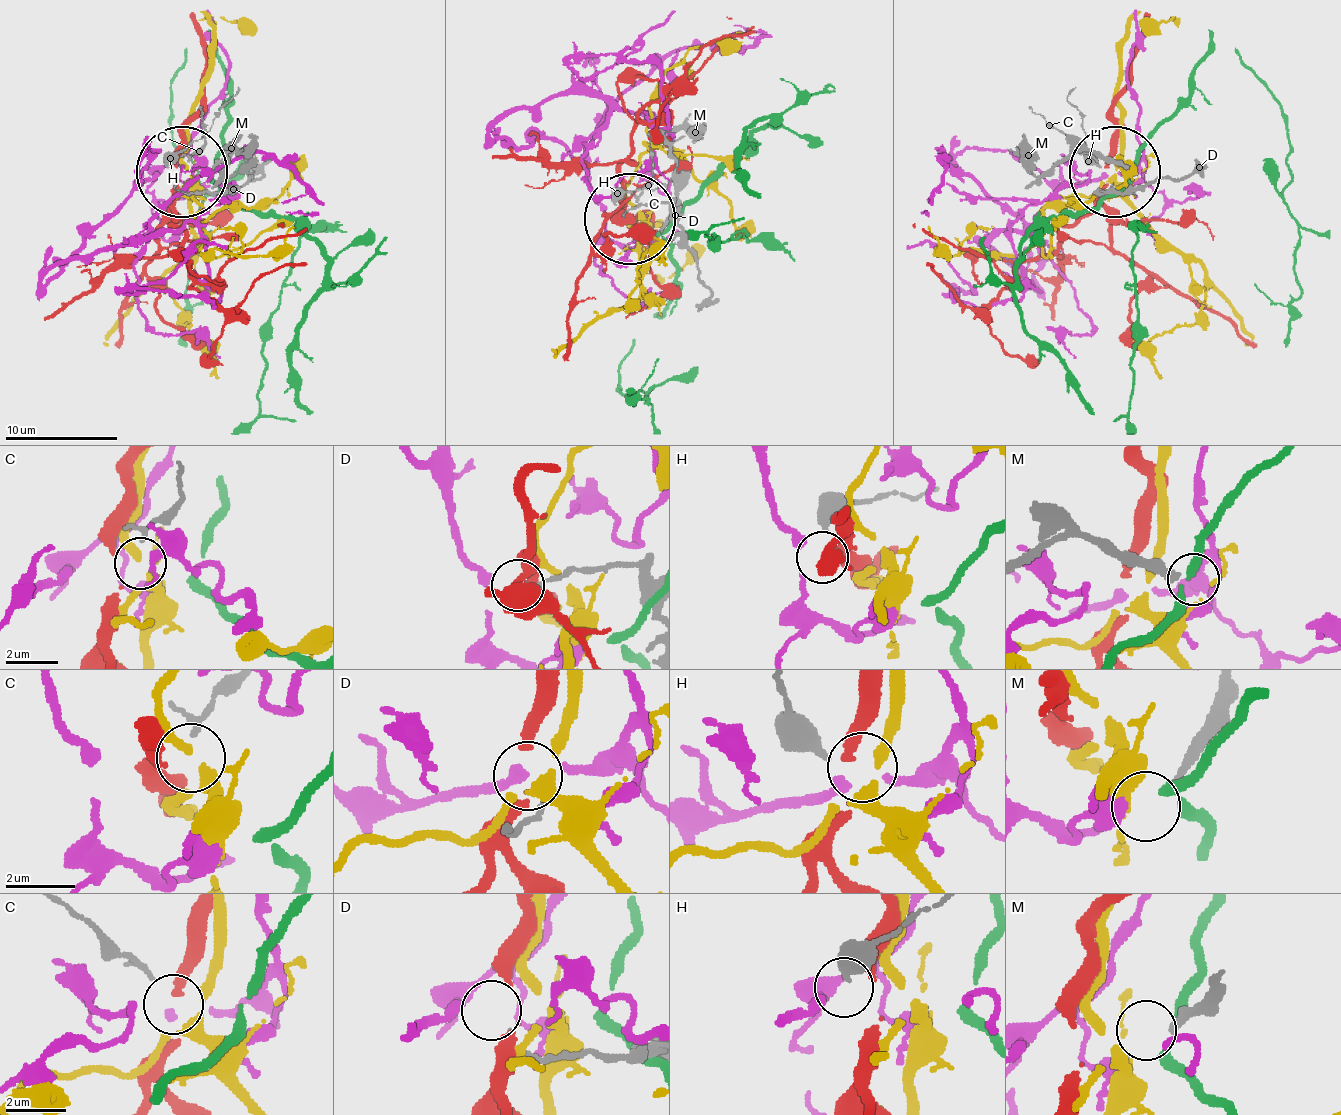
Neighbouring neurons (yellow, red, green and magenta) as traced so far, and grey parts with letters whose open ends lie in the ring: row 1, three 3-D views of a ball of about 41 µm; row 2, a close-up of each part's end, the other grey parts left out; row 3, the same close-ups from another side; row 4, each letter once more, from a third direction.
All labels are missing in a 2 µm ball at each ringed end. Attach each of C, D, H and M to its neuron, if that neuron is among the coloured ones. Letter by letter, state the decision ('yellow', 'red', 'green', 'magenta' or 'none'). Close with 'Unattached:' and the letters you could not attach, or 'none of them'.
C: yellow
D: magenta
H: none
M: none
Unattached: H, M

